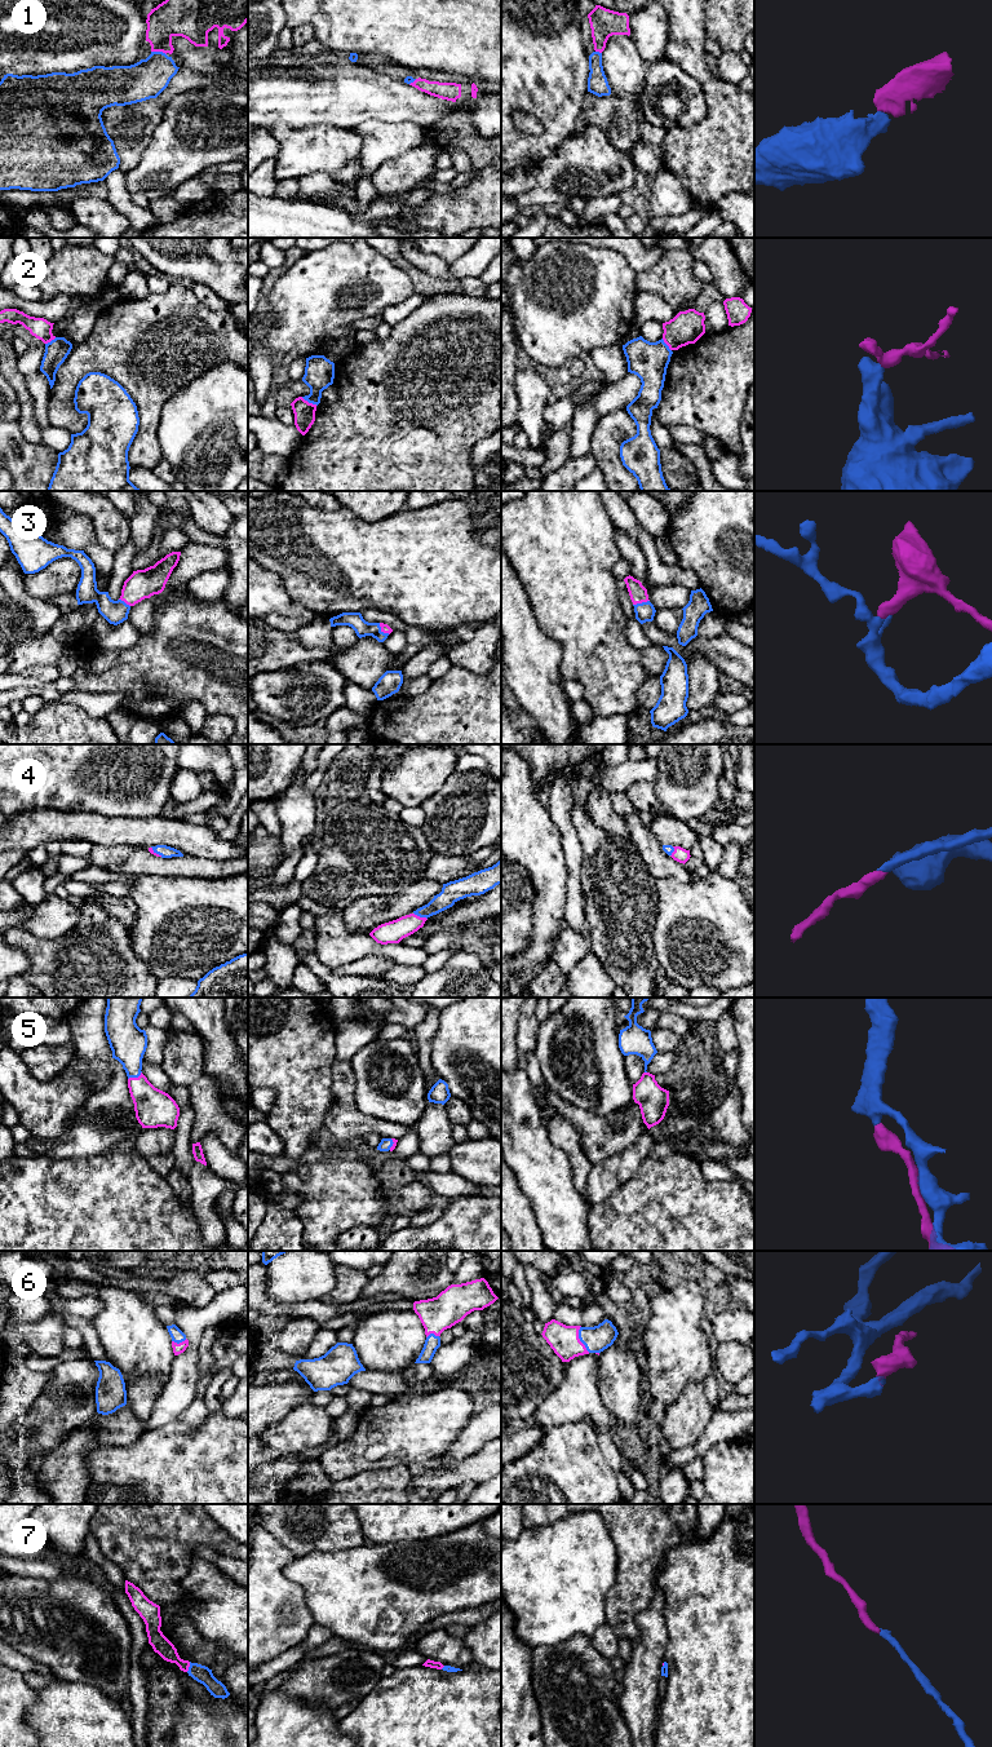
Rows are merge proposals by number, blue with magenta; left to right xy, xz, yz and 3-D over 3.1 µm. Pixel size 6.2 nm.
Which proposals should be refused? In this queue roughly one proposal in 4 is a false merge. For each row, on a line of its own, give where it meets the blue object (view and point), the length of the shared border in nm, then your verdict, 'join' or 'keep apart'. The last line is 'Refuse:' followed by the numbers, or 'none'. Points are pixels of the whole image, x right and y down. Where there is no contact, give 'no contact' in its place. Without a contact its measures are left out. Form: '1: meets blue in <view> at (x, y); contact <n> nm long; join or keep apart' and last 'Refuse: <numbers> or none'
1: meets blue in xy at (159, 52); contact 100 nm long; join
2: meets blue in xz at (309, 402); contact 120 nm long; keep apart
3: meets blue in yz at (641, 604); contact 110 nm long; join
4: meets blue in xz at (420, 916); contact 100 nm long; join
5: meets blue in xy at (134, 1077); contact 100 nm long; join
6: meets blue in yz at (579, 1338); contact 180 nm long; join
7: meets blue in xy at (189, 1667); contact 70 nm long; join
Refuse: 2

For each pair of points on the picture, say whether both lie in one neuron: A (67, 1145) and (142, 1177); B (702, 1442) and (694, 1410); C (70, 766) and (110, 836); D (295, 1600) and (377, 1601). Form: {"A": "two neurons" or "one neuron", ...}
{"A": "two neurons", "B": "two neurons", "C": "two neurons", "D": "two neurons"}

